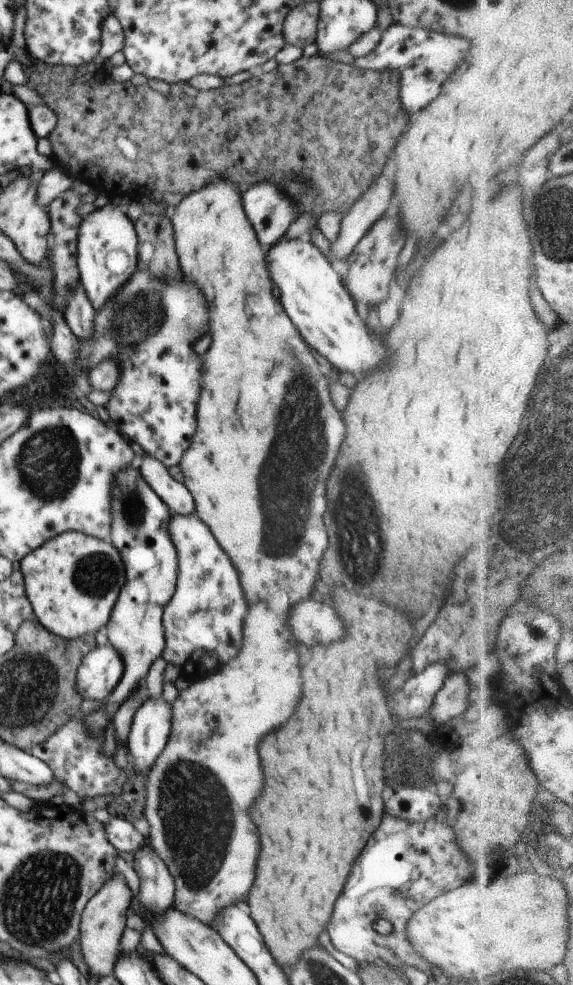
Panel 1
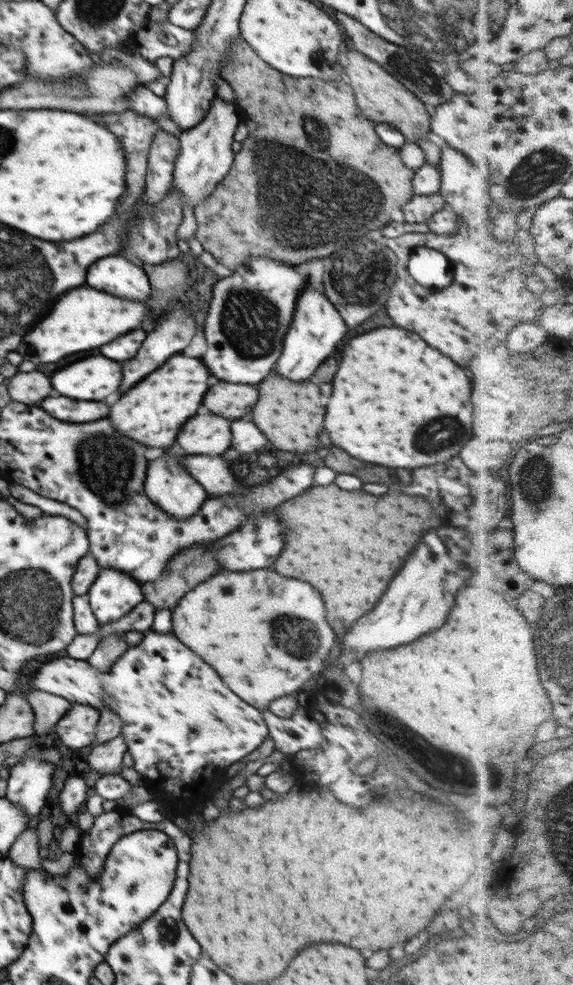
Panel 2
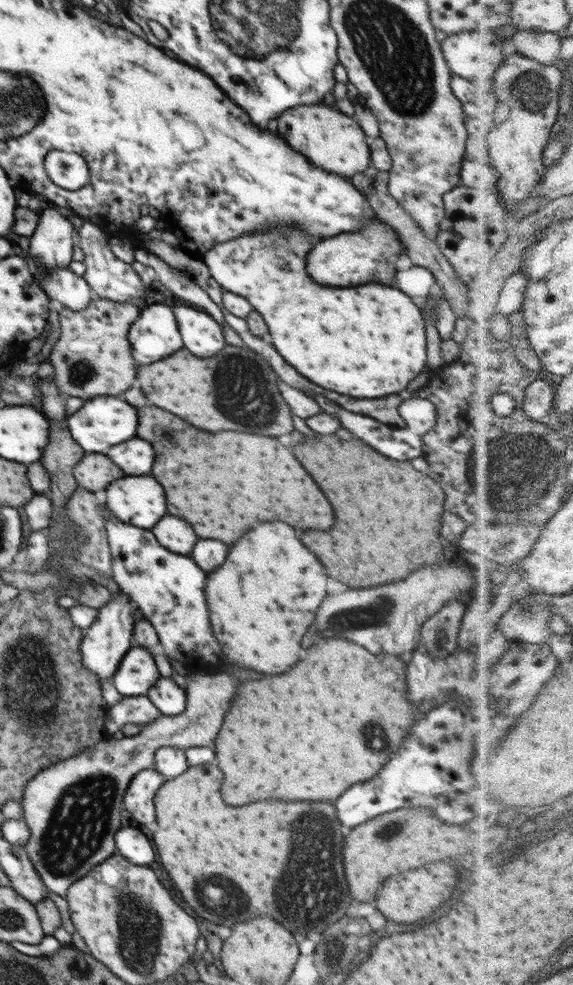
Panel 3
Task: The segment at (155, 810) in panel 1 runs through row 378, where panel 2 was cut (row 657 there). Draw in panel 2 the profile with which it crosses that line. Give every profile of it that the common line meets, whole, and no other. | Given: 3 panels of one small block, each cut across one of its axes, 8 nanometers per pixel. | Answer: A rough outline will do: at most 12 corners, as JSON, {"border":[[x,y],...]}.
{"border":[[272,570],[224,572],[172,632],[260,711],[320,676],[322,596]]}

